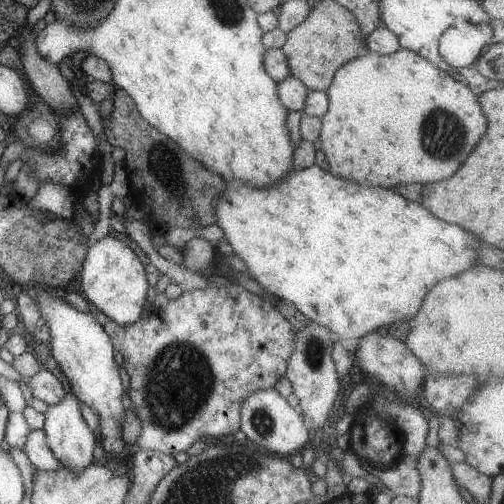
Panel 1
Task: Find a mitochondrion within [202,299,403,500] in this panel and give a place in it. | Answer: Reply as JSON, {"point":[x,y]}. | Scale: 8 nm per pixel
{"point":[263,424]}

